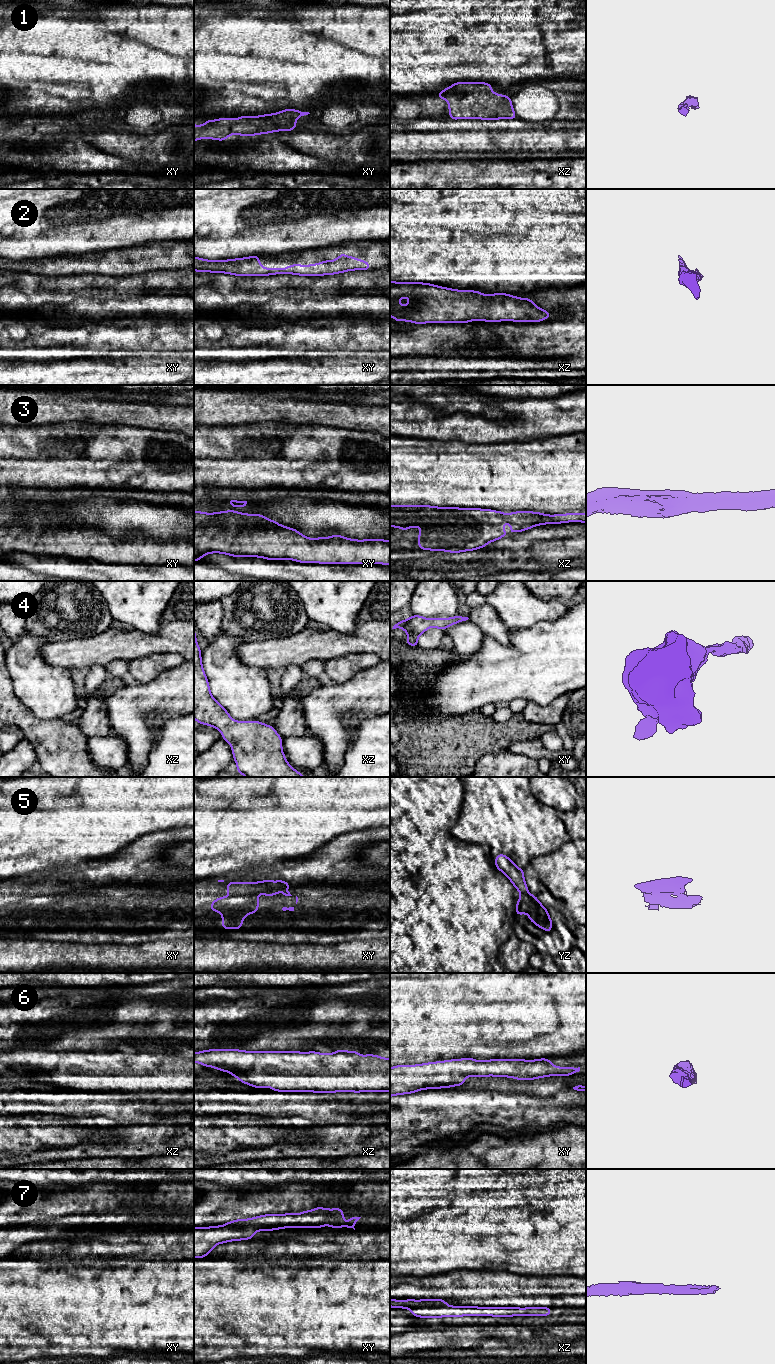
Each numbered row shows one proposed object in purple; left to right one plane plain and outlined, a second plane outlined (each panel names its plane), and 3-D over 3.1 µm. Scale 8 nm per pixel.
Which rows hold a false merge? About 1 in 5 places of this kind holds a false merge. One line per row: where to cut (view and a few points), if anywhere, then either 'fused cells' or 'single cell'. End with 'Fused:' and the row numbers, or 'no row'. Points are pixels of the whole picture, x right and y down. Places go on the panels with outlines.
1: no cut; single cell
2: no cut; single cell
3: no cut; single cell
4: no cut; single cell
5: cut in xy along (256, 892), (230, 896); fused cells
6: no cut; single cell
7: no cut; single cell
Fused: 5

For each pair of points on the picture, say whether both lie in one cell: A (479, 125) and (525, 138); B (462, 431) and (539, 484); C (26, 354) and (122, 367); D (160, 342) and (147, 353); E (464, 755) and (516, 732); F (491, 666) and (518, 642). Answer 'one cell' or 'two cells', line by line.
A: one cell
B: two cells
C: two cells
D: two cells
E: one cell
F: one cell

